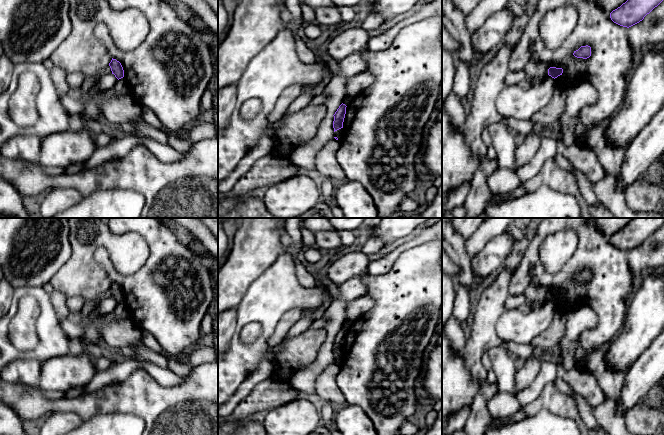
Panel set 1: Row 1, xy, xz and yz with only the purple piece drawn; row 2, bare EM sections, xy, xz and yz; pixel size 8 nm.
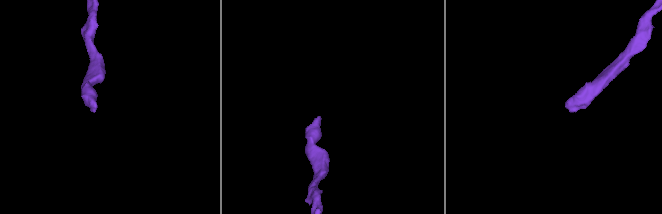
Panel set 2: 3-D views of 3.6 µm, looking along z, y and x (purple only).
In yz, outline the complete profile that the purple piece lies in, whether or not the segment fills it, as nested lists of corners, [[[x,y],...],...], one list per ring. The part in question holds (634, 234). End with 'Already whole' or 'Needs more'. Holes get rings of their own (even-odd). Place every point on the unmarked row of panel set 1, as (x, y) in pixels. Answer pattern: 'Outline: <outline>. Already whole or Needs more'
Outline: [[[634,218],[610,237],[611,244],[623,251],[631,251],[644,243],[664,224],[664,218]]]. Already whole

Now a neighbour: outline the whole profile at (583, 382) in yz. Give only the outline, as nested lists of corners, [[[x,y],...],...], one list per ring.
[[[557,362],[557,376],[572,387],[574,392],[591,406],[601,405],[607,398],[601,389],[598,379],[589,371],[573,367],[571,369],[563,368]]]

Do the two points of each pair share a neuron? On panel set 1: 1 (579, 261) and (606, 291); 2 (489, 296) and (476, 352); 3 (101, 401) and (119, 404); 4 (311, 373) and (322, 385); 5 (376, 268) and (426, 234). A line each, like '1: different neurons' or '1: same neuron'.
1: same neuron
2: same neuron
3: same neuron
4: different neurons
5: same neuron

